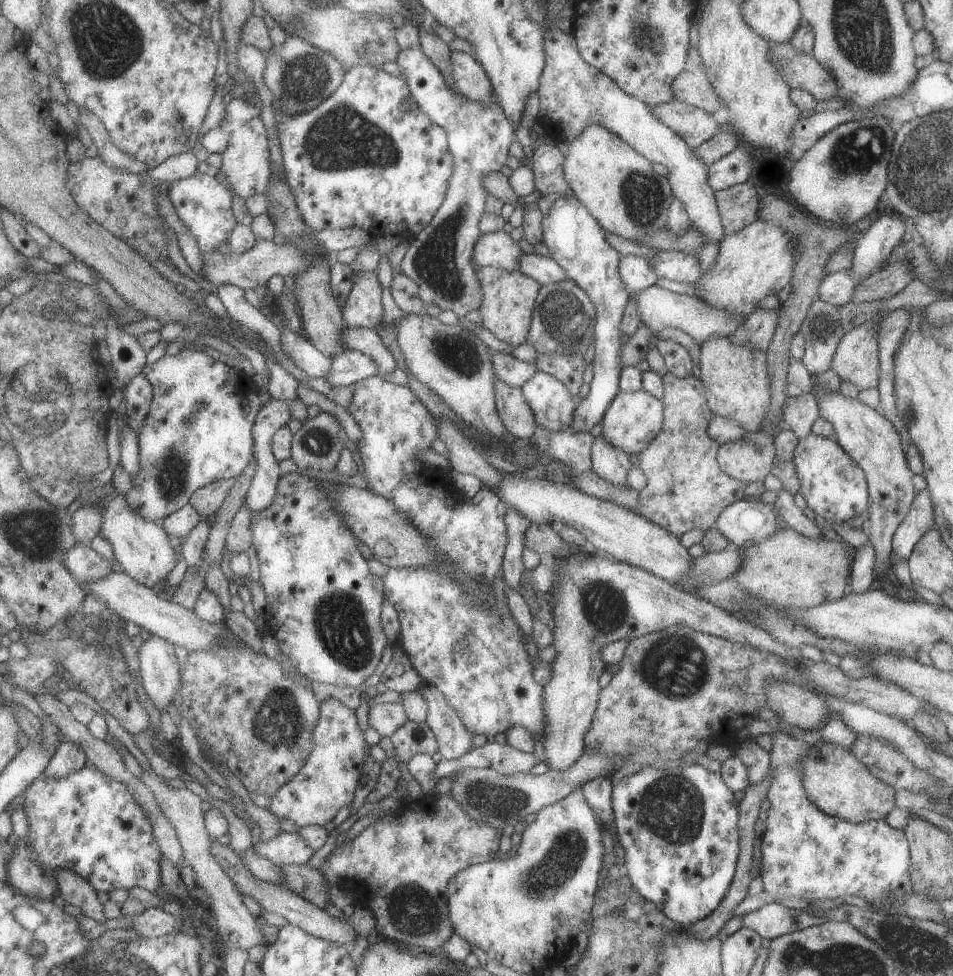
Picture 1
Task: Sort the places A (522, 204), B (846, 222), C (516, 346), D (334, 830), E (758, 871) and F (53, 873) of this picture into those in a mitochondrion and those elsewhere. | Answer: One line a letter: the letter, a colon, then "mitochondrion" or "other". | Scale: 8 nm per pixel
A: other
B: other
C: other
D: other
E: other
F: other

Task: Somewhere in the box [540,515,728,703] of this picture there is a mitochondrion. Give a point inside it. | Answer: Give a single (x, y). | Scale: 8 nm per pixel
(677, 667)

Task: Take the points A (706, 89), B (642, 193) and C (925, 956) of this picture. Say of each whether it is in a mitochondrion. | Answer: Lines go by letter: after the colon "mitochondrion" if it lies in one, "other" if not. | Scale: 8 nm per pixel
A: other
B: mitochondrion
C: mitochondrion

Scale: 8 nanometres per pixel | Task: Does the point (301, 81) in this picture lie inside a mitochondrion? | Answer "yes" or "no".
yes

